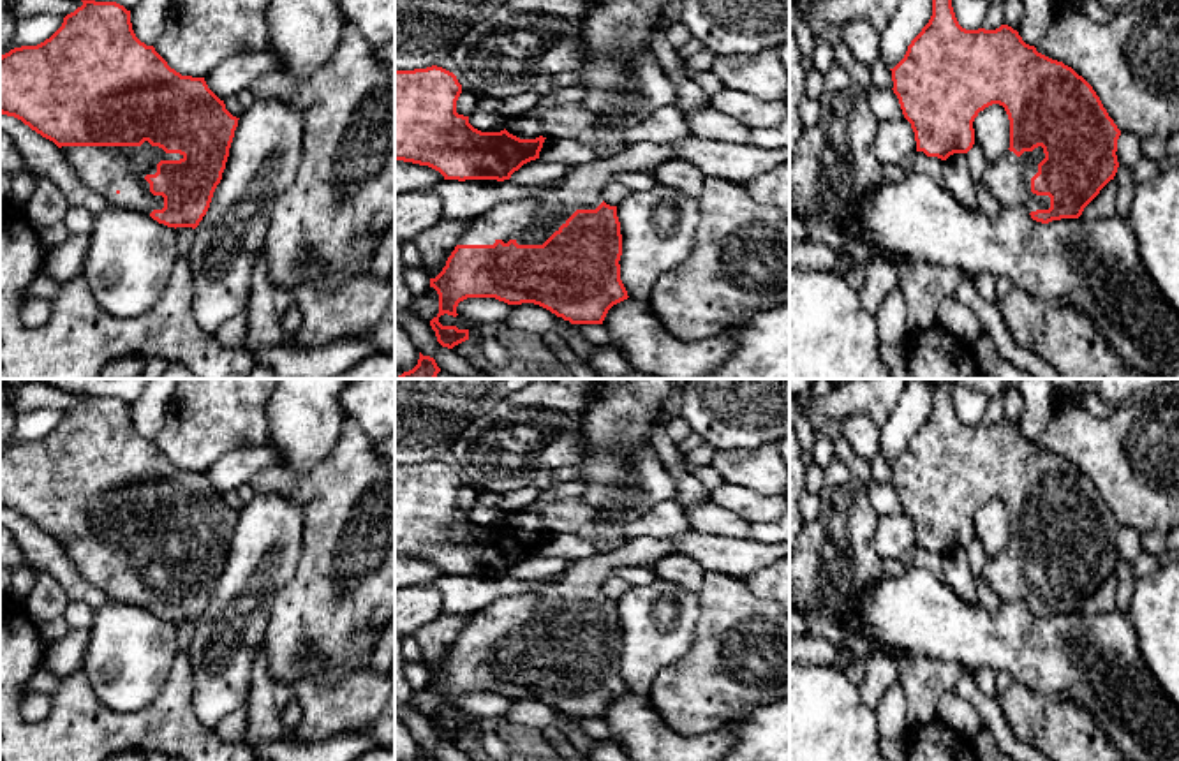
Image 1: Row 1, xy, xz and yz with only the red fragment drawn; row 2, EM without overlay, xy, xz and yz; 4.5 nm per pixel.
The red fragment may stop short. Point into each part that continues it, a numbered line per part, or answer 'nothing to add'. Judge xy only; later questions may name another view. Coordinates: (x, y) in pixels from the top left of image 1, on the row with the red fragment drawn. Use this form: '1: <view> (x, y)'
1: xy (104, 169)

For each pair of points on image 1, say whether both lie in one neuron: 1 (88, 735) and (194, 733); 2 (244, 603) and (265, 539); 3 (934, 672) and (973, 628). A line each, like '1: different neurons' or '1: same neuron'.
1: same neuron
2: same neuron
3: different neurons

